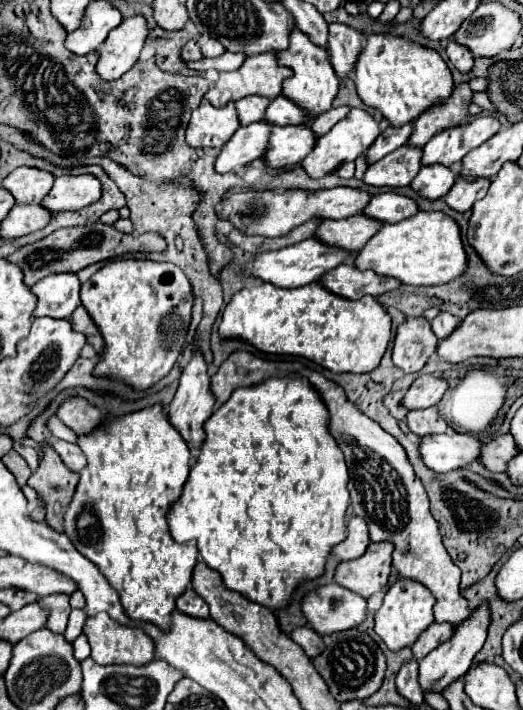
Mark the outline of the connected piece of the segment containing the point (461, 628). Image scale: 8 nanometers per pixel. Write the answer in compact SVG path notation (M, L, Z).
M481 603L475 611L471 611L471 615L459 623L453 629L453 637L445 643L441 643L439 647L435 647L435 651L431 651L429 655L425 655L419 661L419 683L423 687L423 691L443 691L443 687L447 687L451 681L463 677L467 673L467 669L473 663L475 653L483 647L485 637L487 637L487 629L491 625L491 607L489 603Z

